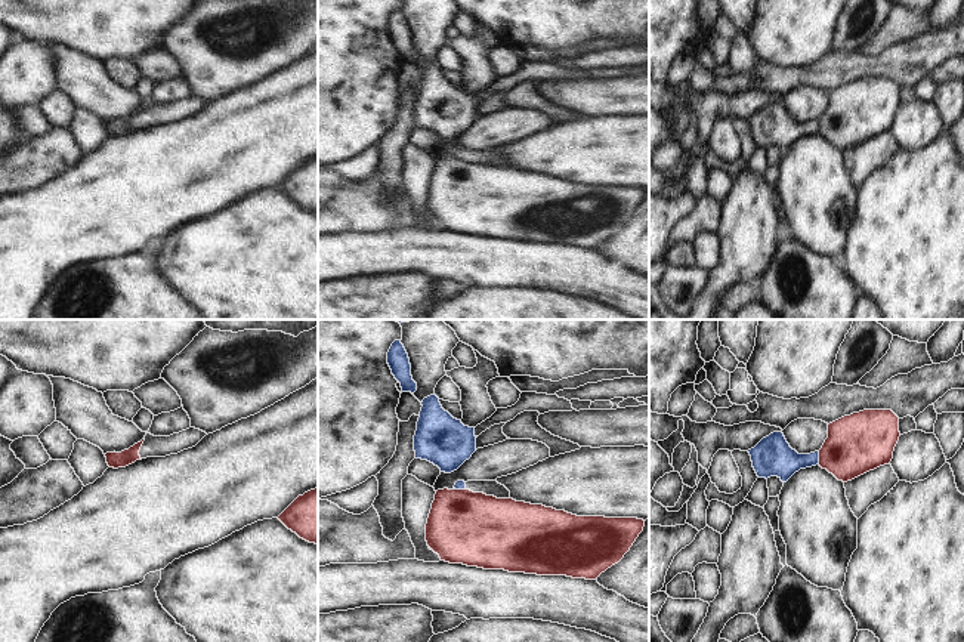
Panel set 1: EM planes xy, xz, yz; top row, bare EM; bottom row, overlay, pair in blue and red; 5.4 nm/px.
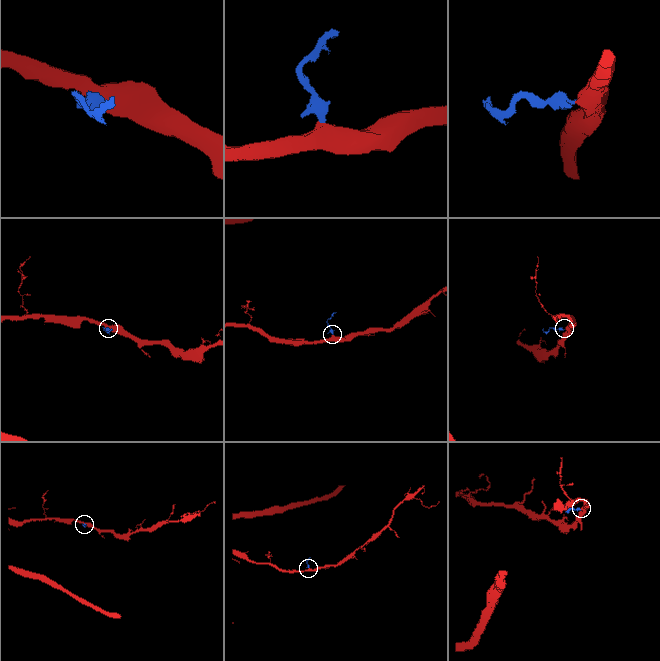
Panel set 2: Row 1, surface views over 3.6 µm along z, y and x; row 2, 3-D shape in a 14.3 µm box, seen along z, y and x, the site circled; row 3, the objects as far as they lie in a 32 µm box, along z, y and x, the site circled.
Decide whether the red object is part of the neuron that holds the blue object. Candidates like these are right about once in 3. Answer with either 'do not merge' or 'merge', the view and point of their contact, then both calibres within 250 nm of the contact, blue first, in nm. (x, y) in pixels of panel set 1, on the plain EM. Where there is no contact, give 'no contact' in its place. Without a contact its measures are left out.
do not merge; meets blue in yz at (818, 126); 220 nm thick on the blue side, 320 nm on the other

